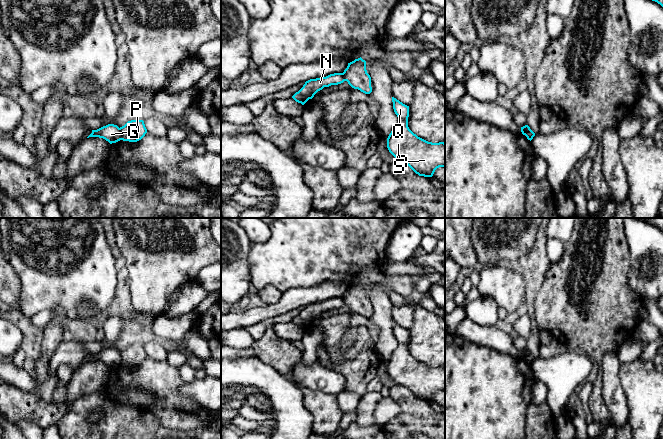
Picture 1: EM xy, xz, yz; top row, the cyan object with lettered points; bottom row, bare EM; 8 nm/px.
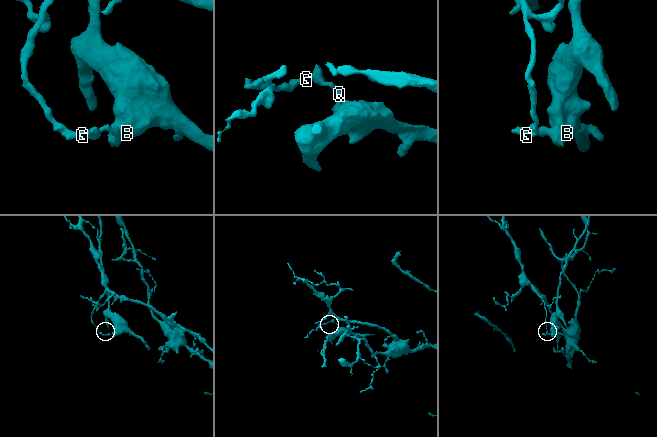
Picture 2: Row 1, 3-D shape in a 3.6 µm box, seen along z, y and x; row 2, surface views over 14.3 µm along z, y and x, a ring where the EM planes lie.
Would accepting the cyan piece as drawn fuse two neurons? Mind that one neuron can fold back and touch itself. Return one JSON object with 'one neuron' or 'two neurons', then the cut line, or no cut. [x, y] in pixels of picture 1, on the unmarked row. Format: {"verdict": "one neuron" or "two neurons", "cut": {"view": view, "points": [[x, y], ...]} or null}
{"verdict": "two neurons", "cut": {"view": "xy", "points": [[119, 352], [121, 363]]}}

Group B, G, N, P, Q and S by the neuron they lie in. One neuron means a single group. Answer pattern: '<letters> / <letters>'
B P Q S / G N

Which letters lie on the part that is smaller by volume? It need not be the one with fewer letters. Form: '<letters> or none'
B, P, Q, S

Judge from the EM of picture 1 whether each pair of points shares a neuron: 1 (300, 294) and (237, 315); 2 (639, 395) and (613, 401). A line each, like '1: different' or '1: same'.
1: same
2: different

